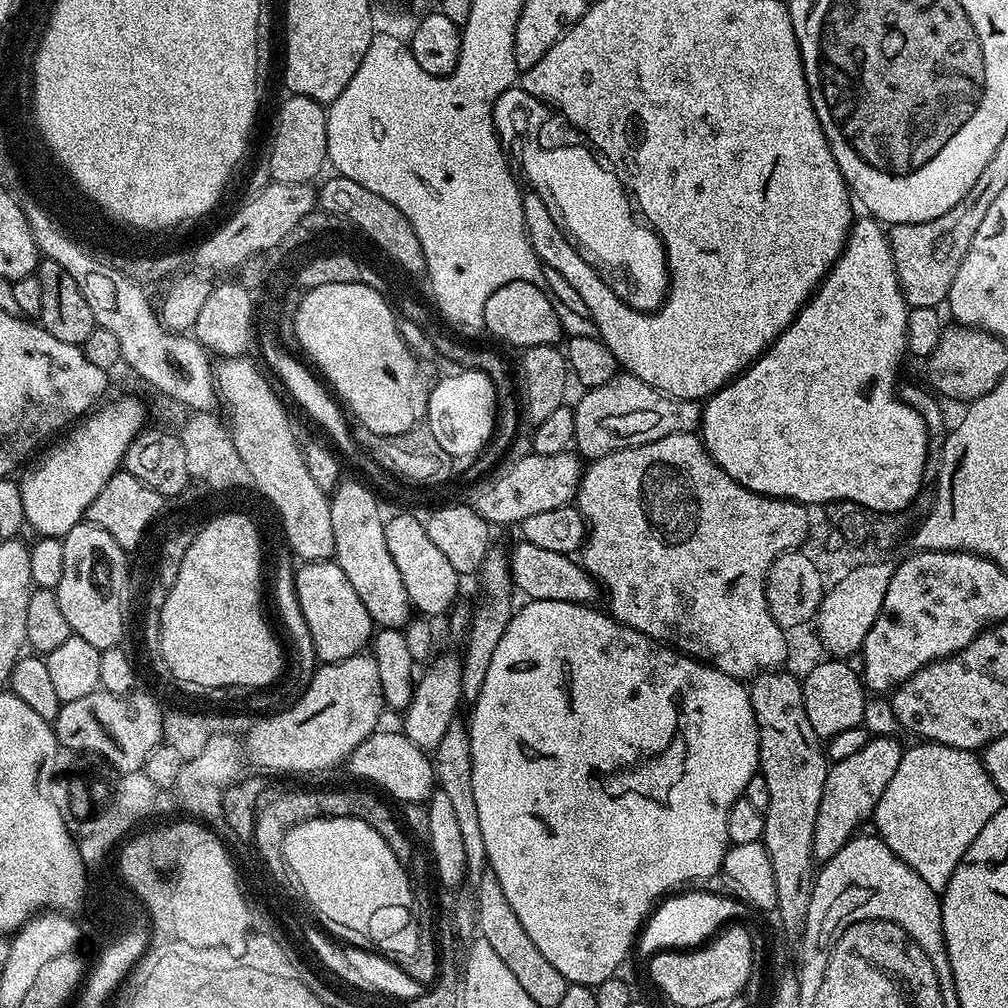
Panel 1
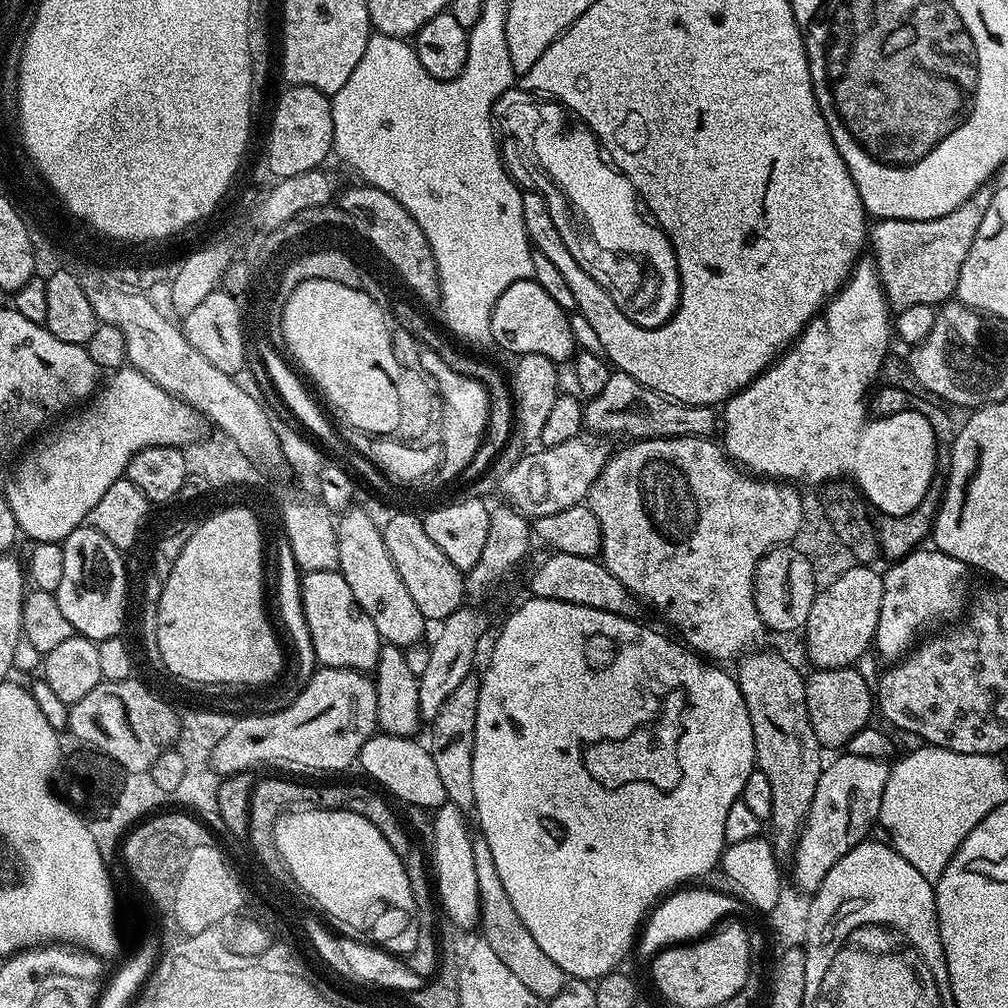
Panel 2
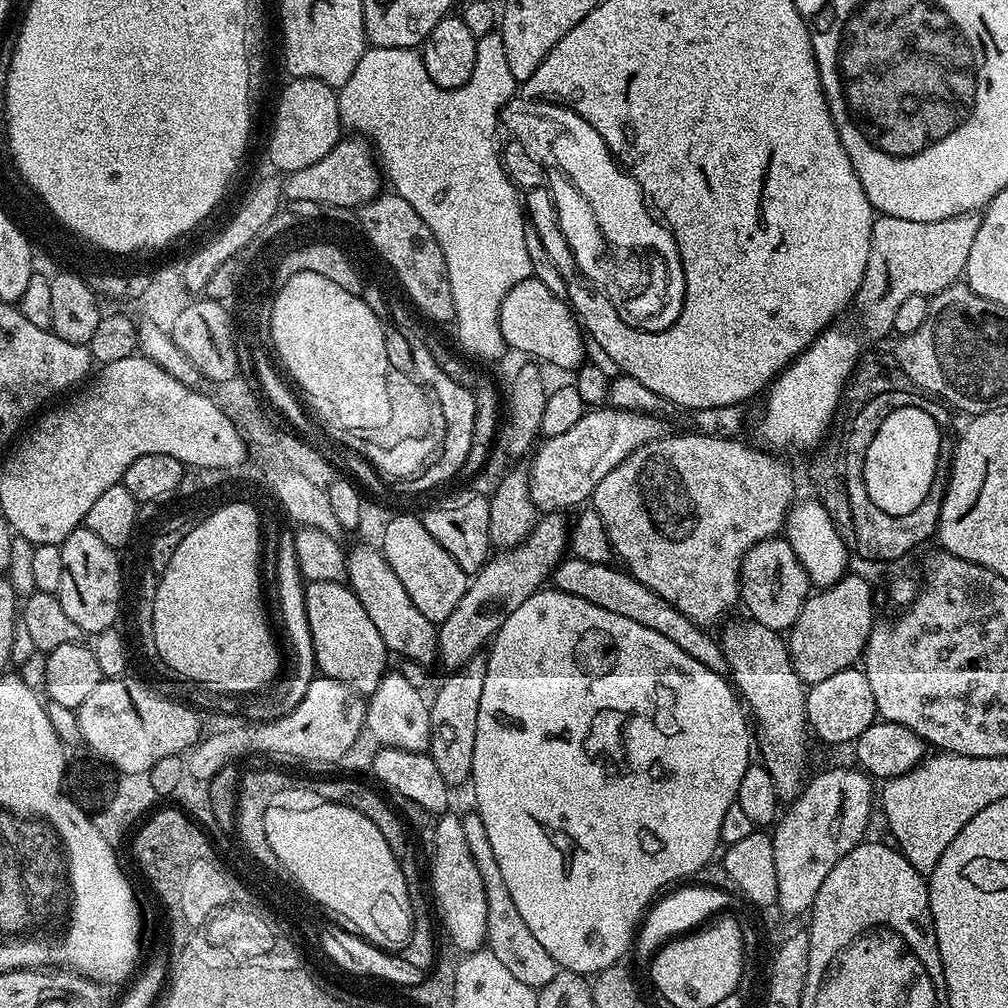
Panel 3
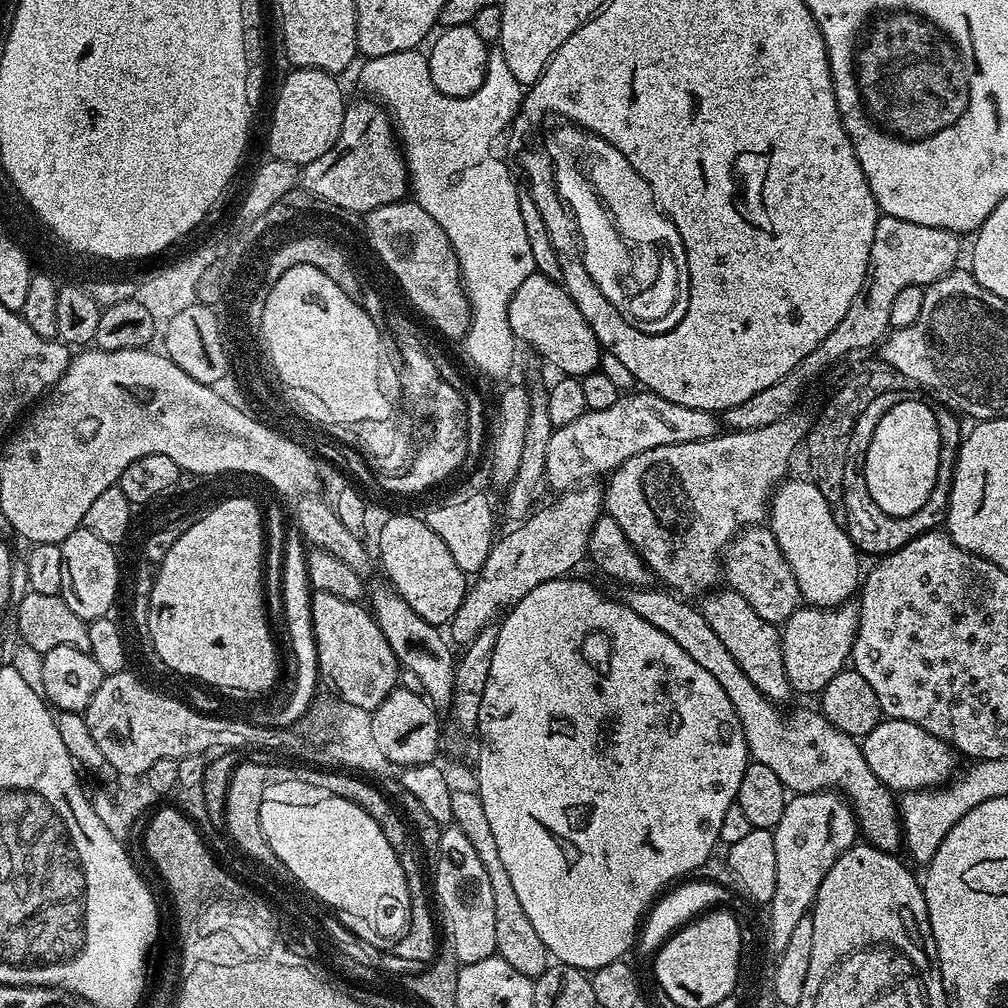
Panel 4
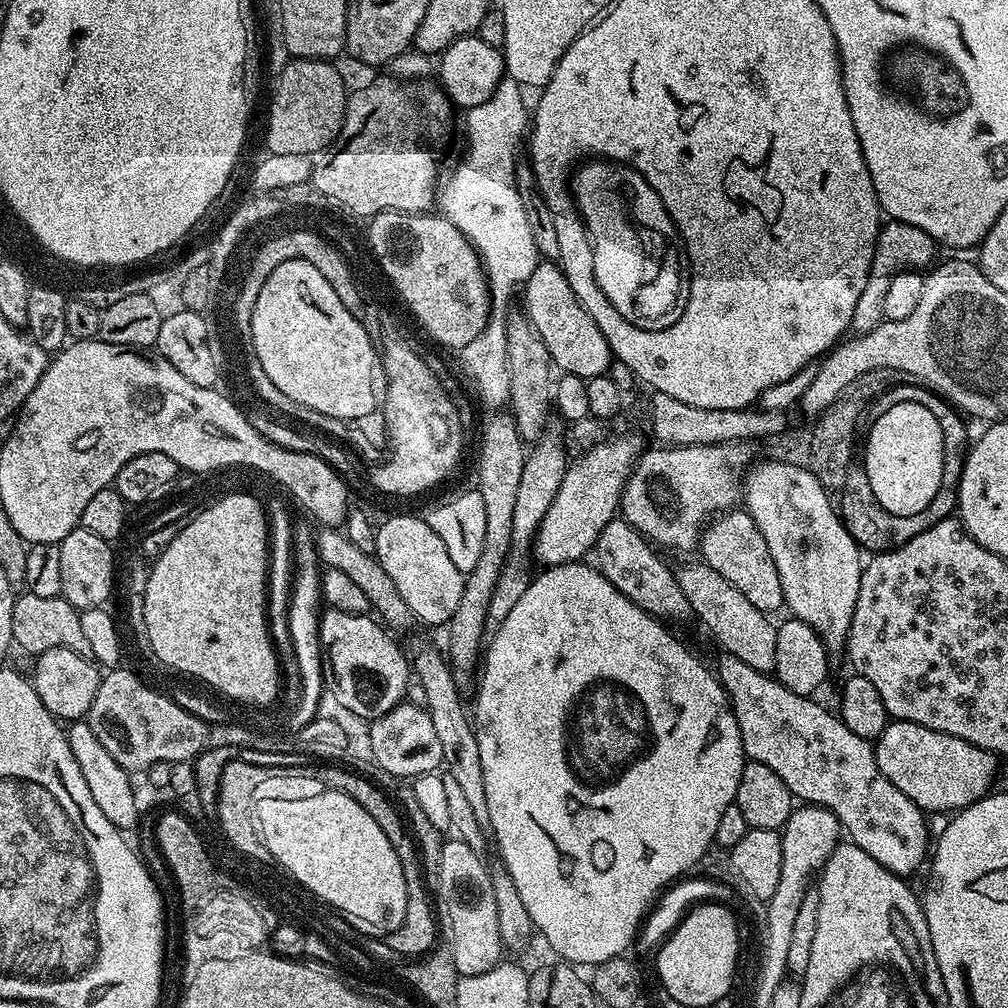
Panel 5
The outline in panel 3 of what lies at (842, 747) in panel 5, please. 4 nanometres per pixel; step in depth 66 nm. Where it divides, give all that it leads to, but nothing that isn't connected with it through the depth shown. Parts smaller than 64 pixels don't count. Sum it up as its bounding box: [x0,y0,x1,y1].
[551,558,728,674]

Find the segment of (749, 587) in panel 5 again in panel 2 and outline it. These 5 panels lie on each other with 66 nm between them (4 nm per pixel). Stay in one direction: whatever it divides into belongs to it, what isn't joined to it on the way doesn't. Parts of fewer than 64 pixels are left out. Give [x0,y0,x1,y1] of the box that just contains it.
[754,546,817,633]

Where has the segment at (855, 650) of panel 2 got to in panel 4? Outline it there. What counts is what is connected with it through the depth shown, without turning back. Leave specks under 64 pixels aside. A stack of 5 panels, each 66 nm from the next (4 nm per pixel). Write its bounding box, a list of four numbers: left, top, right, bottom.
[780,602,859,694]

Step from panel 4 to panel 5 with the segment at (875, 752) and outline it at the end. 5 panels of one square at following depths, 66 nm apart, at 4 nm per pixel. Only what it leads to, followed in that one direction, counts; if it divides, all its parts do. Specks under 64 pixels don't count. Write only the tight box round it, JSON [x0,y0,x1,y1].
[874,720,998,814]

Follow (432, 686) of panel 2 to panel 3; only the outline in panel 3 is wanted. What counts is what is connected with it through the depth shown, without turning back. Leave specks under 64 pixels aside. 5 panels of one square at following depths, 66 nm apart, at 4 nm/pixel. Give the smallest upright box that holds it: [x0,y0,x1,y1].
[438,511,570,670]

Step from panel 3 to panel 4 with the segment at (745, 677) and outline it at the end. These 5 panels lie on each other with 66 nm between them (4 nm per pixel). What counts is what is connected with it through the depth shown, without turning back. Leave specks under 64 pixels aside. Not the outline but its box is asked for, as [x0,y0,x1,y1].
[698,586,793,702]

